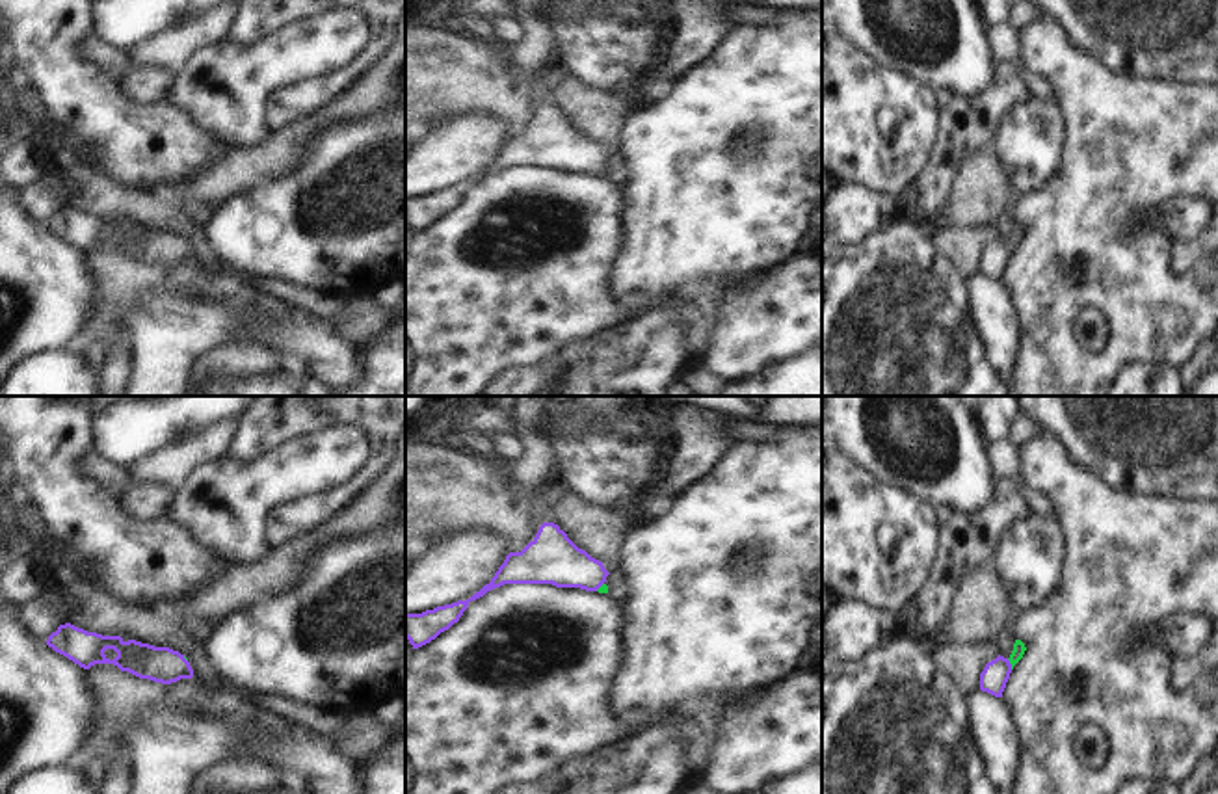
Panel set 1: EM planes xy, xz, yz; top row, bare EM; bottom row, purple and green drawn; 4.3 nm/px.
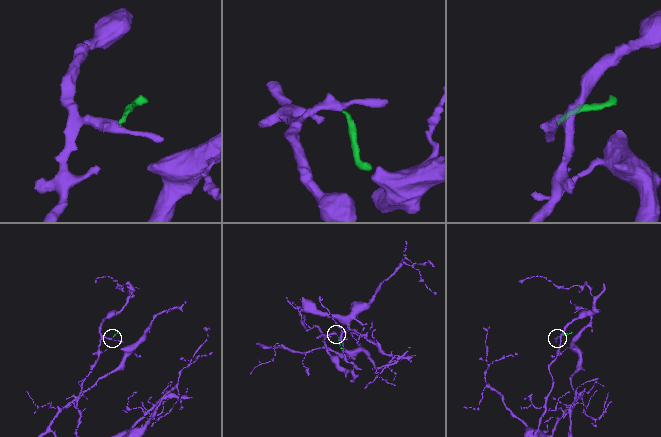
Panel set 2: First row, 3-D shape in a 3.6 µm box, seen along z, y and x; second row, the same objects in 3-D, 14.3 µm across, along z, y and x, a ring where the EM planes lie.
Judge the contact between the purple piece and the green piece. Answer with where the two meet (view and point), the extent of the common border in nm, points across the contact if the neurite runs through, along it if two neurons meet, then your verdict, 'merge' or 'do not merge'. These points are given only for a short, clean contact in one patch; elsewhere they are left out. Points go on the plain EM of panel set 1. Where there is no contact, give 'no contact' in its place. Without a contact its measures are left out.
meets purple in yz at (1010, 248); contact 50 nm long; runs through yz (993, 263), (1010, 248), (1019, 231); merge

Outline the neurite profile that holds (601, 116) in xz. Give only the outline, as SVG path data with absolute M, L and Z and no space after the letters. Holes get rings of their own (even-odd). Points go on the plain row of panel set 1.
M575 76L550 78L554 108L608 156L617 152L617 141L627 119L642 106L629 97L589 87Z

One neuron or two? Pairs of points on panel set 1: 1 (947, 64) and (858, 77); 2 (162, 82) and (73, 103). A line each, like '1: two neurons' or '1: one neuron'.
1: two neurons
2: two neurons

